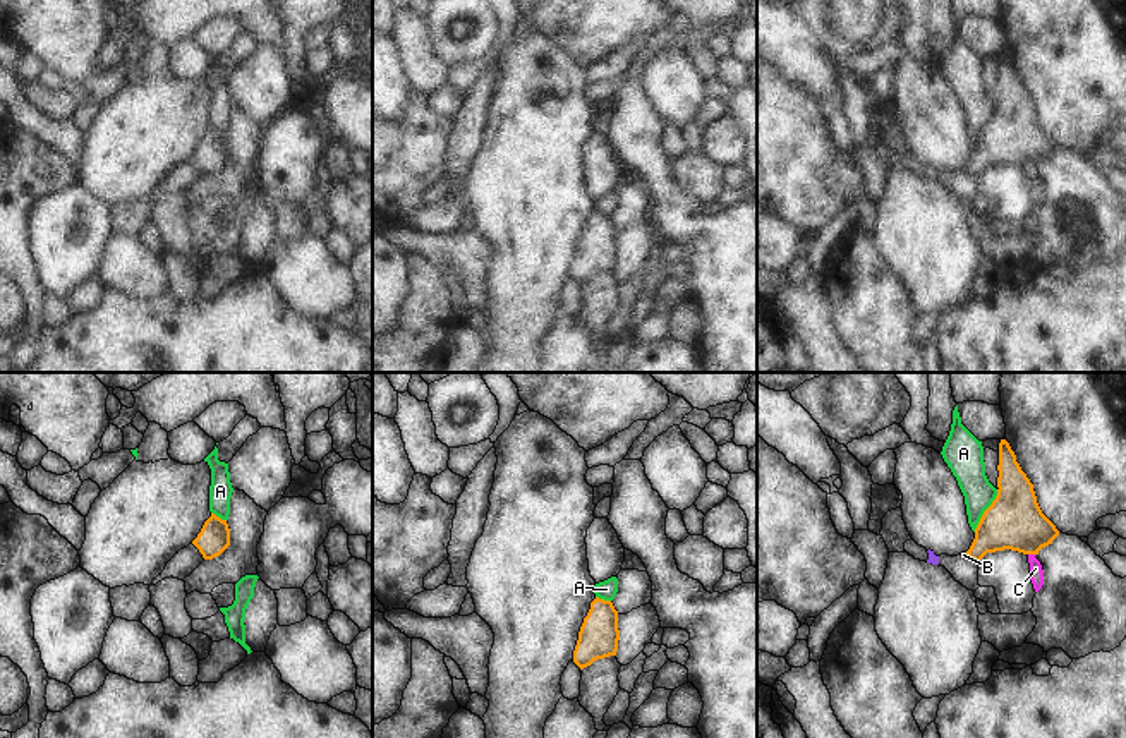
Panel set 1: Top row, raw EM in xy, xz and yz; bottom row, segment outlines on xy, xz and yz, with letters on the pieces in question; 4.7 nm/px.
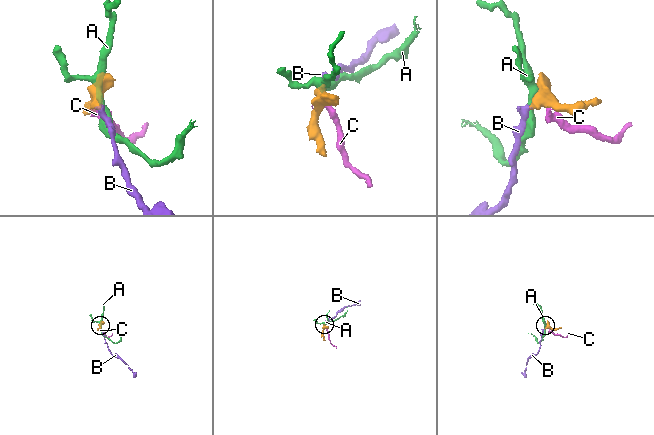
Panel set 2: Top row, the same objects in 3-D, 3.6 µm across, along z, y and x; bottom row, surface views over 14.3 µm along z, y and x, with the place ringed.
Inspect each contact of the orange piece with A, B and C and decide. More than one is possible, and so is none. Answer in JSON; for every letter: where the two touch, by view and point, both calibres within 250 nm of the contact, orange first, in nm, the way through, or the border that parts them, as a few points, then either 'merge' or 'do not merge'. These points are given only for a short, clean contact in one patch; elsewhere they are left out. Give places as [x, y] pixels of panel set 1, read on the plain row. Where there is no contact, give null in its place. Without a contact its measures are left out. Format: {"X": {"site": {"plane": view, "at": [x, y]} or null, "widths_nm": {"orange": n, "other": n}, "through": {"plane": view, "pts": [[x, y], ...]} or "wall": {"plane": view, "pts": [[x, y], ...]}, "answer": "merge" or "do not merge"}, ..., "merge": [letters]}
{"A": {"site": {"plane": "yz", "at": [986, 126]}, "widths_nm": {"orange": 260, "other": 160}, "wall": {"plane": "yz", "pts": [[998, 105], [998, 110], [974, 146]]}, "answer": "do not merge"}, "B": {"site": {"plane": "yz", "at": [967, 169]}, "widths_nm": {"orange": 240, "other": 20}, "through": {"plane": "yz", "pts": [[1010, 138], [967, 169], [963, 170]]}, "answer": "merge"}, "C": {"site": {"plane": "yz", "at": [1032, 169]}, "widths_nm": {"orange": 260, "other": 60}, "wall": {"plane": "yz", "pts": [[1029, 169], [1034, 170]]}, "answer": "do not merge"}, "merge": ["B"]}

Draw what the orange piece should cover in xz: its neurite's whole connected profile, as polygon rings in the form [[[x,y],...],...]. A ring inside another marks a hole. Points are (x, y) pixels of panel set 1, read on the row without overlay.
[[[596,213],[580,242],[573,278],[584,285],[597,275],[616,271],[618,256],[618,227],[611,216]]]

